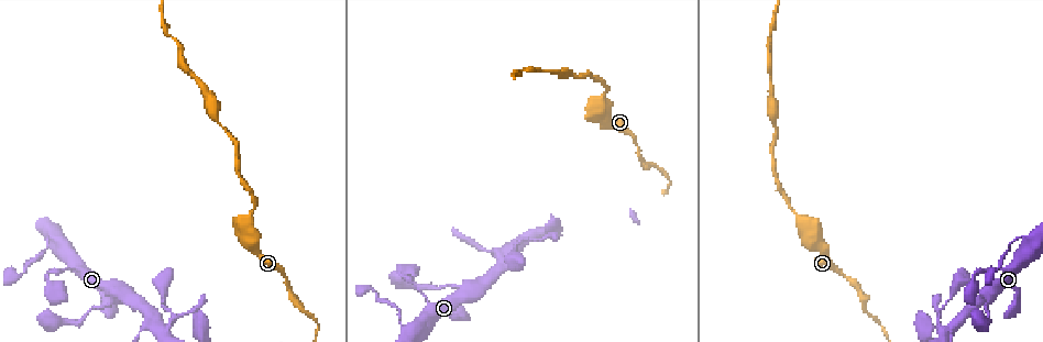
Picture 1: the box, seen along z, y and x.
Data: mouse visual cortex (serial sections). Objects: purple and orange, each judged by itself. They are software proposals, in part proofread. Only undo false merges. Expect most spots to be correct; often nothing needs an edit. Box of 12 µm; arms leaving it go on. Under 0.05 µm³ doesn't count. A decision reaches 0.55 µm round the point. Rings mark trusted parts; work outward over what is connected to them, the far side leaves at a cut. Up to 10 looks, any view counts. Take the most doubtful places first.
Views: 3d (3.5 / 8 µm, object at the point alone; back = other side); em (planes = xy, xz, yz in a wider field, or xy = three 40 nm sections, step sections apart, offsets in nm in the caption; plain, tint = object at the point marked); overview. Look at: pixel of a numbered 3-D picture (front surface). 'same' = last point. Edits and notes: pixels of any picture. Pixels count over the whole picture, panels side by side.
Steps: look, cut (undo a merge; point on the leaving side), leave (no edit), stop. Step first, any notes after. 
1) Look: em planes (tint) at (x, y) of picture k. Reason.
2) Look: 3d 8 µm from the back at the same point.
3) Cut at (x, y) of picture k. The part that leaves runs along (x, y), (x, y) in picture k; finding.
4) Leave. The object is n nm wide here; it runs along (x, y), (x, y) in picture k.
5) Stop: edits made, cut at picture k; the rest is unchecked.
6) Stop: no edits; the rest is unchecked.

Look: 3d 3.5 µm at (1010, 248) of picture 1. A narrow waist.

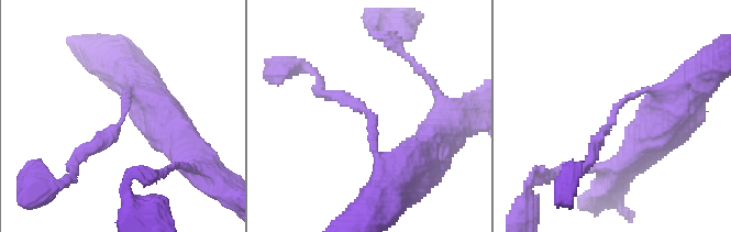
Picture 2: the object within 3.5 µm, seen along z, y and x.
Look: em xy step 5 (tint) at (609, 124) of picture 2. The arms are 100, 150 nm wide.

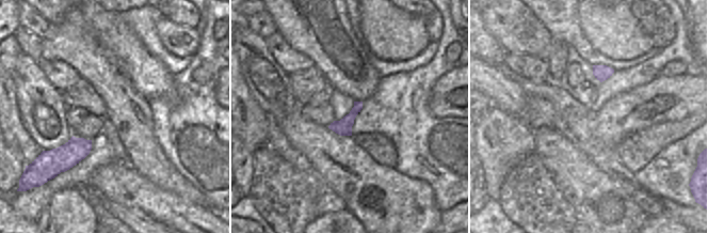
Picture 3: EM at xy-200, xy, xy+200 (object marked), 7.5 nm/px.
Leave. The object is 130 nm wide here; it runs along (665, 92), (629, 96), (584, 169) in picture 2; one cell here.

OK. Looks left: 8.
Look: 3d 8 µm from the back at (988, 299) of picture 1. A fork.

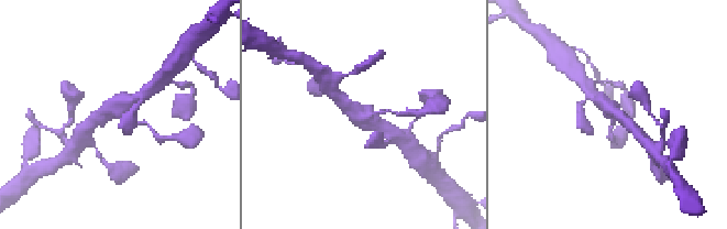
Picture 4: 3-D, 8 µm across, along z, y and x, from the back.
Look: em xy step 1 (tint) at (371, 115) of picture 4. 3 arms meet here; the arms are 150, 350, 350 nm wide.

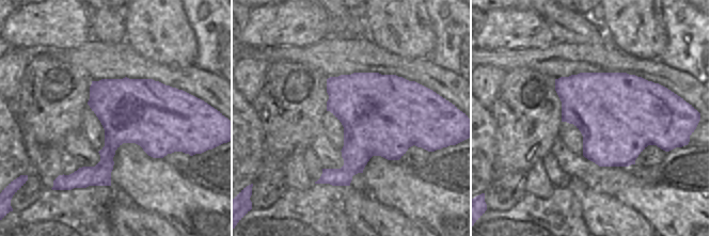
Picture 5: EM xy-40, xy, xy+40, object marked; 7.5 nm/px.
Leave. All the same cell.

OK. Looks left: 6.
Look: 3d 3.5 µm at (940, 318) of picture 1. Calibre changes.

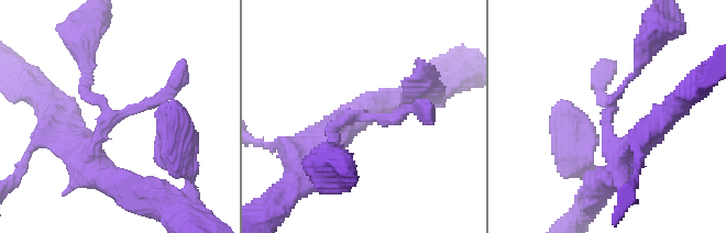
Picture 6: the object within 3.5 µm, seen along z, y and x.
Look: em planes (tint) at (607, 125) of picture 6.

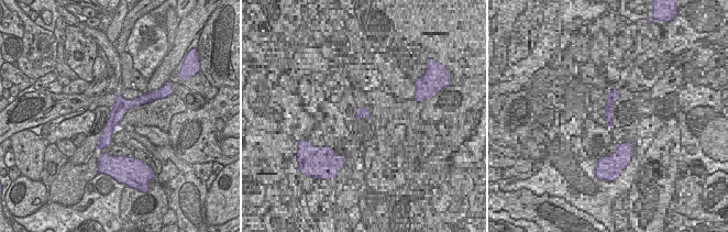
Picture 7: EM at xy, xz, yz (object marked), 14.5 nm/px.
Leave. The object is 220 nm wide here; it runs along (73, 141), (86, 66) in picture 6; continuous, no second cell.

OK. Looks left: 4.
Look: 3d 3.5 µm at (205, 95) of picture 1.

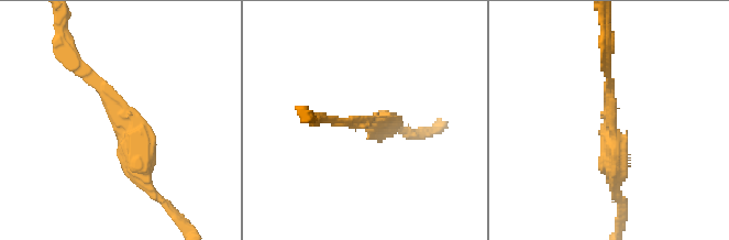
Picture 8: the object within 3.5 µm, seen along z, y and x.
Look: em xy step 1 (tint) at (119, 119) of picture 8. The arms are 150, 300 nm wide.

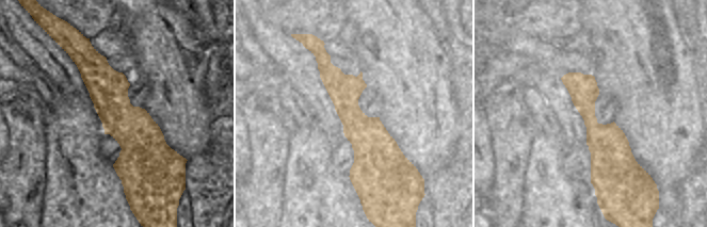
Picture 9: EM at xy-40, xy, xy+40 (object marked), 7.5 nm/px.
Leave. The object is 300 nm wide here; it runs along (89, 47), (128, 126), (128, 181) in picture 9; one cell here.

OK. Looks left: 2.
Stop: no edits; the rest is unchecked.

